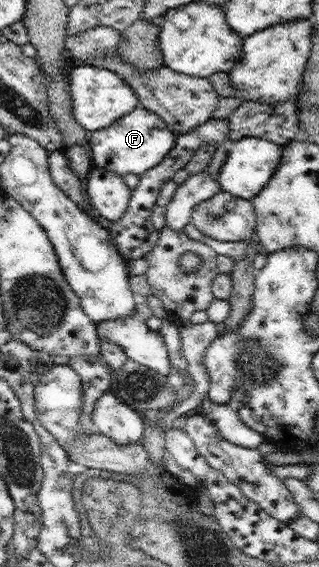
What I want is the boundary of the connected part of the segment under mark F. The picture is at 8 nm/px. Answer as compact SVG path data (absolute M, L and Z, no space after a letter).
M139 103L112 125L91 132L88 137L88 149L94 167L104 167L122 176L127 173L140 176L146 170L156 167L175 144L174 132L162 118L148 111L143 103Z

